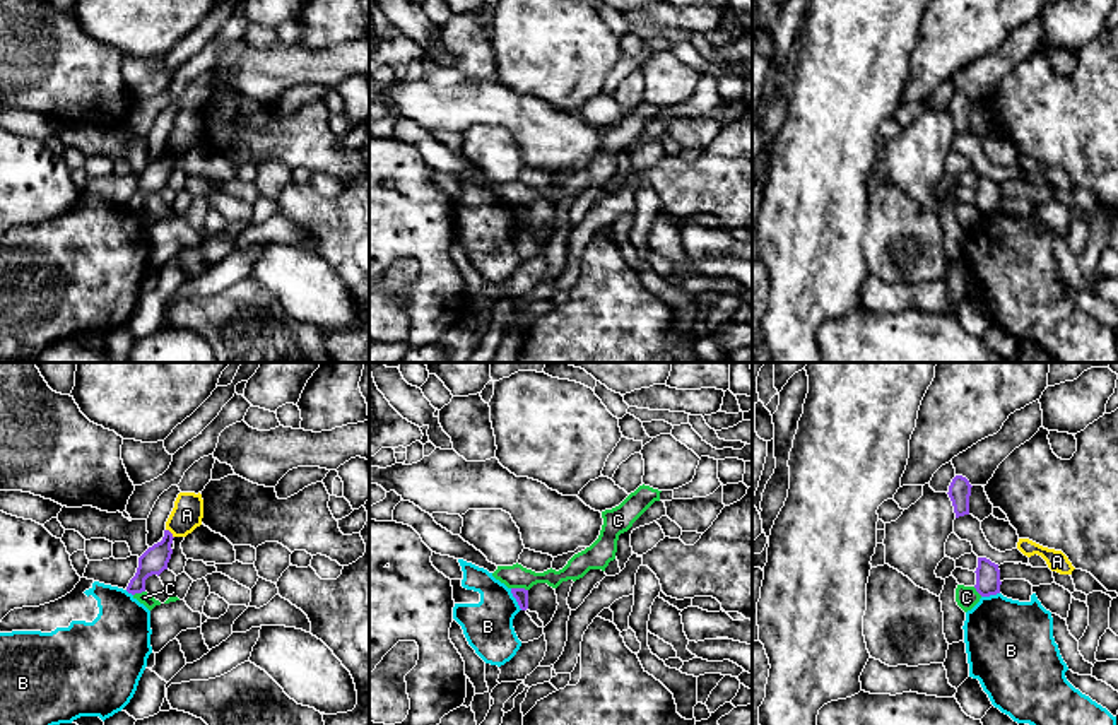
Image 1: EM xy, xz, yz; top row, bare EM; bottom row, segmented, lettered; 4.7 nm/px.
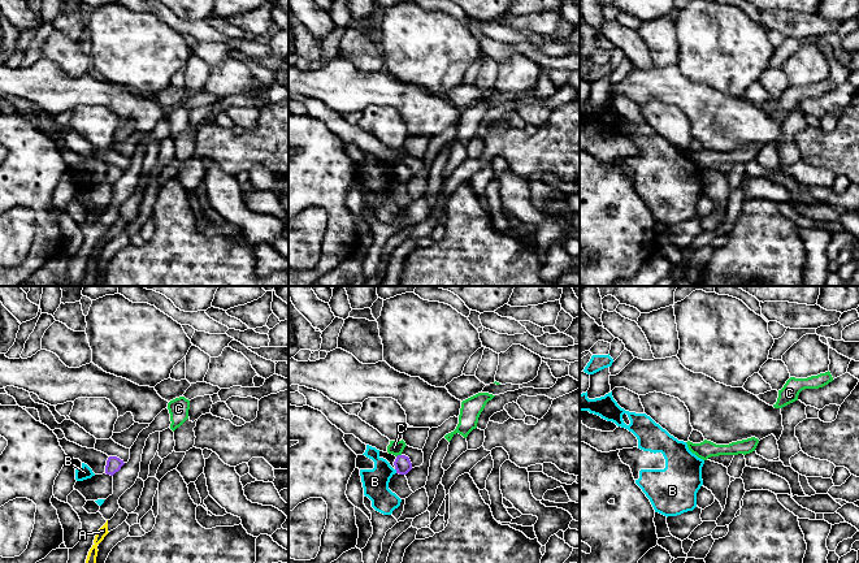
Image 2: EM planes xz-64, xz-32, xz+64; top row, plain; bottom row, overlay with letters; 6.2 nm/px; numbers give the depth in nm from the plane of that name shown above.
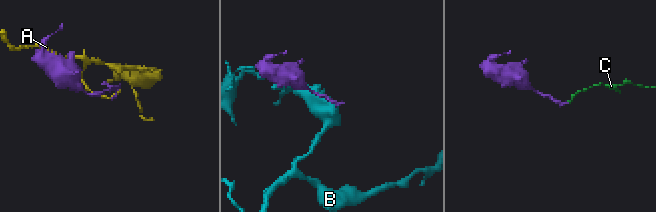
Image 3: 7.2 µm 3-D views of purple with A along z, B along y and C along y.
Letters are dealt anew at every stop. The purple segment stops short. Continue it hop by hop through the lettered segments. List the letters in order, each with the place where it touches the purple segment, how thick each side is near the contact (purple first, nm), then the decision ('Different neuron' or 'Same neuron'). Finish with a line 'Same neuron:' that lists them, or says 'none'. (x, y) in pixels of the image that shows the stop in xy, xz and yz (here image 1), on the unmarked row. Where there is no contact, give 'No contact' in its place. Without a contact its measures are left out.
A: Touches purple at xy (171, 151). Thickness 120 nm (purple) against 150 nm. Different neuron
B: Touches purple at xz (515, 214). Thickness 60 nm (purple) against 240 nm. Different neuron
C: Touches purple at xz (520, 206). Thickness 60 nm (purple) against 110 nm. Different neuron
Same neuron: none

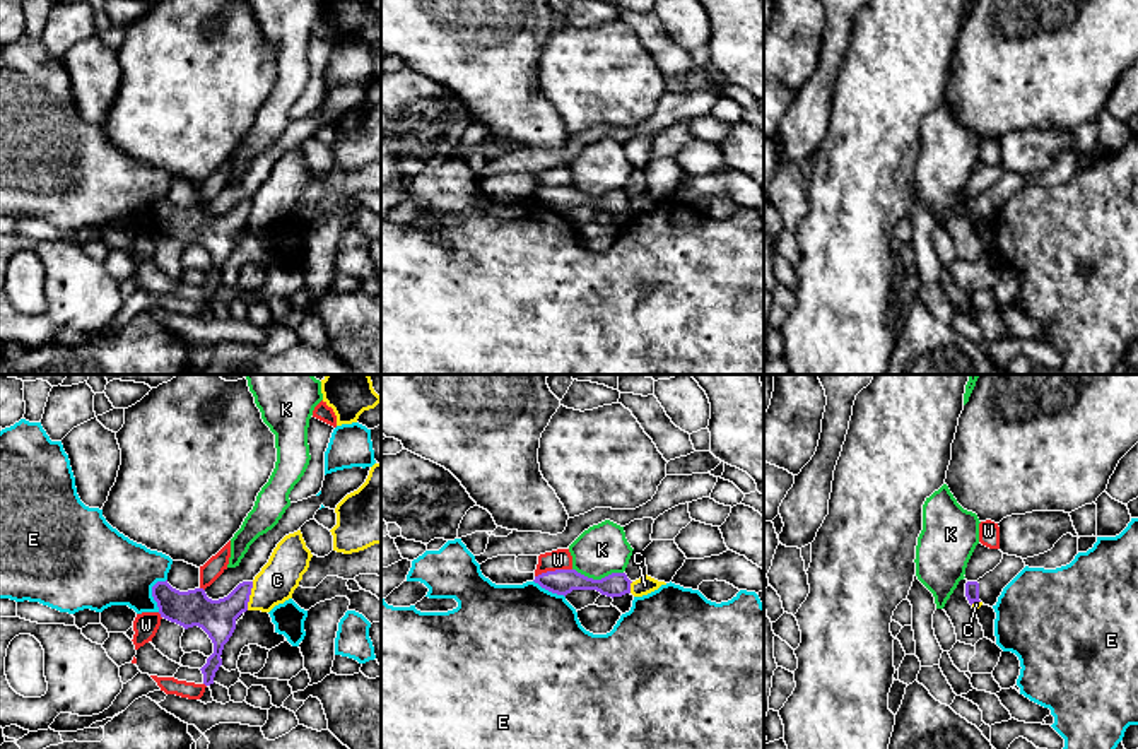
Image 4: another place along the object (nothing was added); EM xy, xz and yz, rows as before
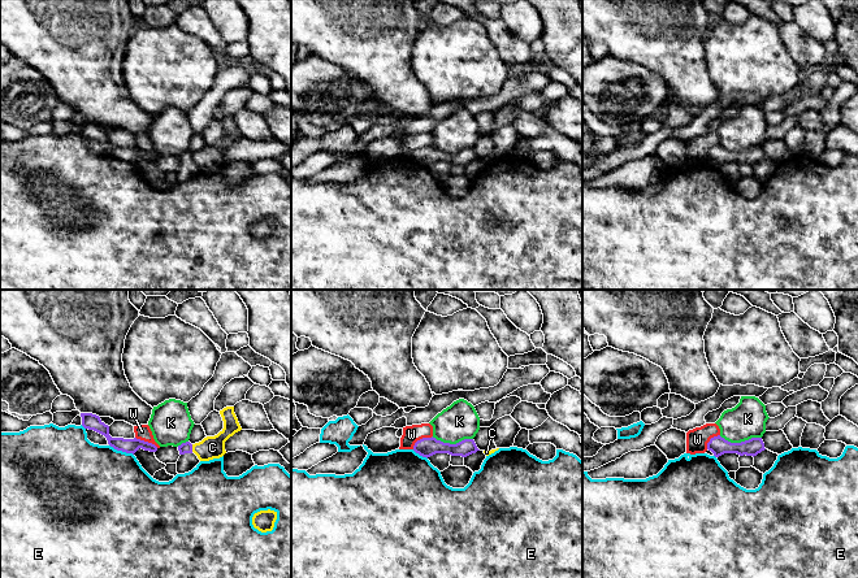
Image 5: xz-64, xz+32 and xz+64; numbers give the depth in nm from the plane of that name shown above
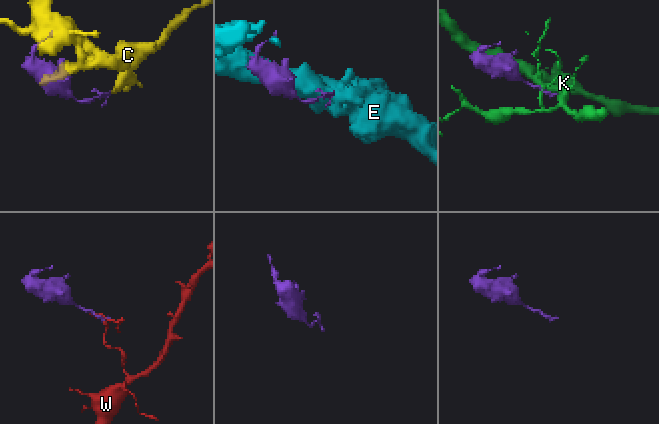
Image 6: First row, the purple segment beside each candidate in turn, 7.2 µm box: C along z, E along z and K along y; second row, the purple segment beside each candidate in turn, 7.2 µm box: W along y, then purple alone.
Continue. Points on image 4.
C: Touches purple at xy (250, 211). Thickness 180 nm (purple) against 190 nm. Different neuron
E: Touches purple at xy (152, 209). Thickness 170 nm (purple) against 360 nm. Different neuron
K: Touches purple at xz (598, 197). Thickness 120 nm (purple) against 240 nm. Different neuron
W: Touches purple at xz (552, 188). Thickness 120 nm (purple) against 100 nm. Different neuron
Same neuron: none

